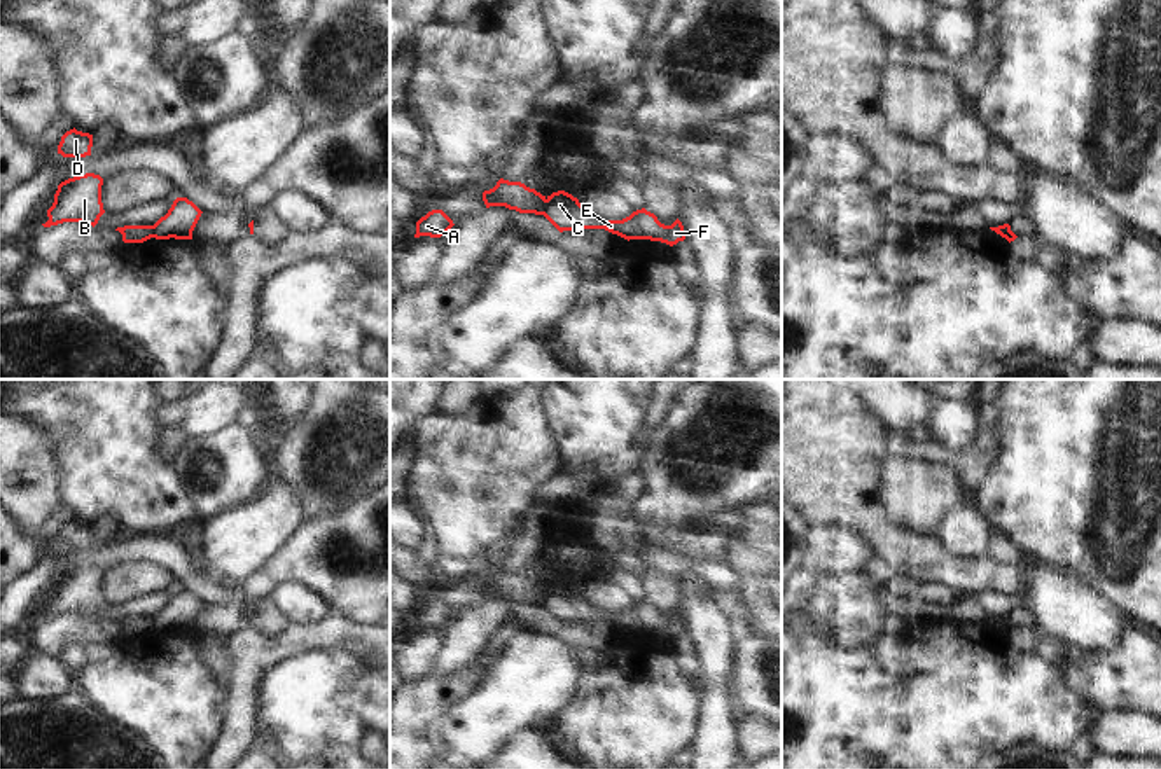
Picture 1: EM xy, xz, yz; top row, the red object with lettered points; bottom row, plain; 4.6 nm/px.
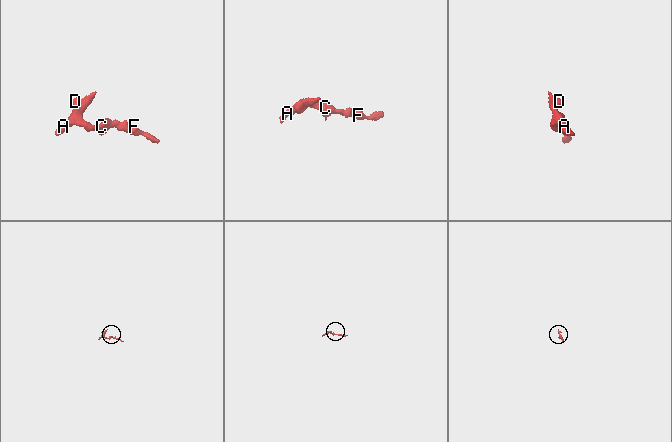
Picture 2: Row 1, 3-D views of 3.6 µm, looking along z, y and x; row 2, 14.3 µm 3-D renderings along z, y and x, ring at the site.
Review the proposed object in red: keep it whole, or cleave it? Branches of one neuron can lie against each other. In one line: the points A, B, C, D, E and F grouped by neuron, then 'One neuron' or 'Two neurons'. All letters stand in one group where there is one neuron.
Groups: A B D / C E F. Two neurons

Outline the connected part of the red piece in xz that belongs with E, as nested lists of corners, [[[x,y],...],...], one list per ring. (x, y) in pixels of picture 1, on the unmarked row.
[[[565,582],[553,584],[546,591],[542,605],[560,624],[605,620],[624,631],[650,631],[670,638],[685,631],[684,617],[677,610],[671,617],[664,617],[645,599],[633,603],[622,612],[605,612],[586,601],[577,589]]]

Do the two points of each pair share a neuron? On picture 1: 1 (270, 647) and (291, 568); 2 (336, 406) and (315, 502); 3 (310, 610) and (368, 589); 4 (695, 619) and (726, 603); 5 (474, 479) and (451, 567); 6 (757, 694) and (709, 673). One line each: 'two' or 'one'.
1: two
2: one
3: two
4: two
5: two
6: two

